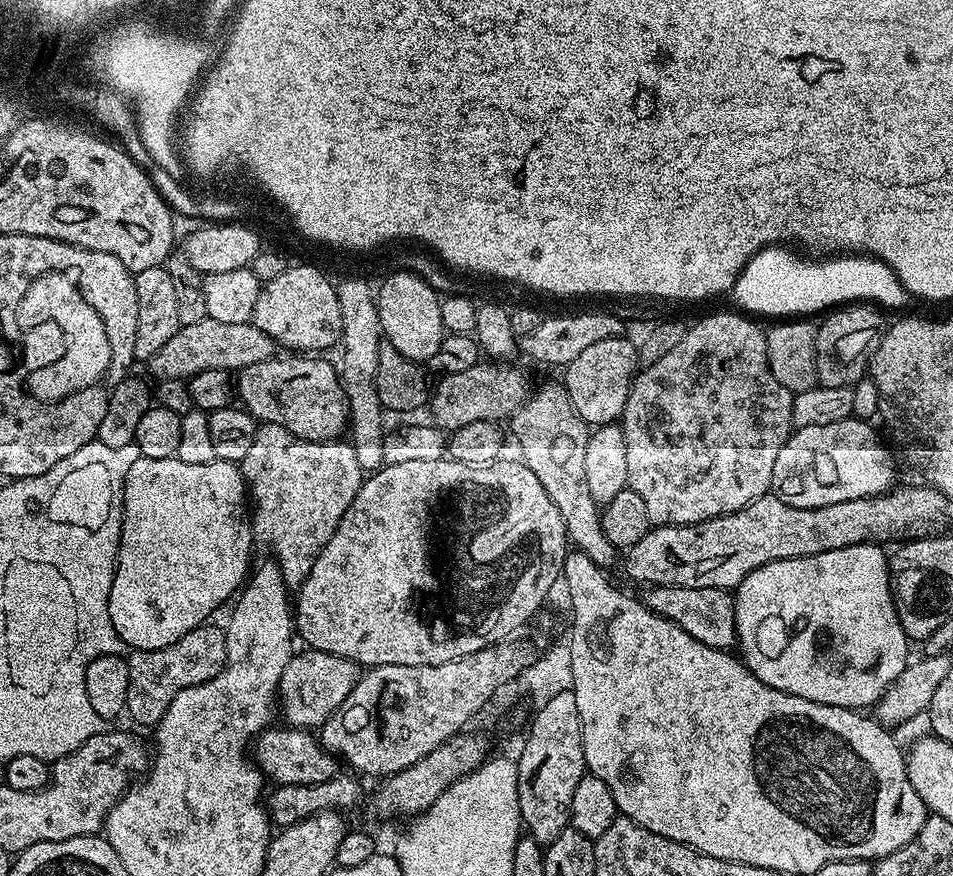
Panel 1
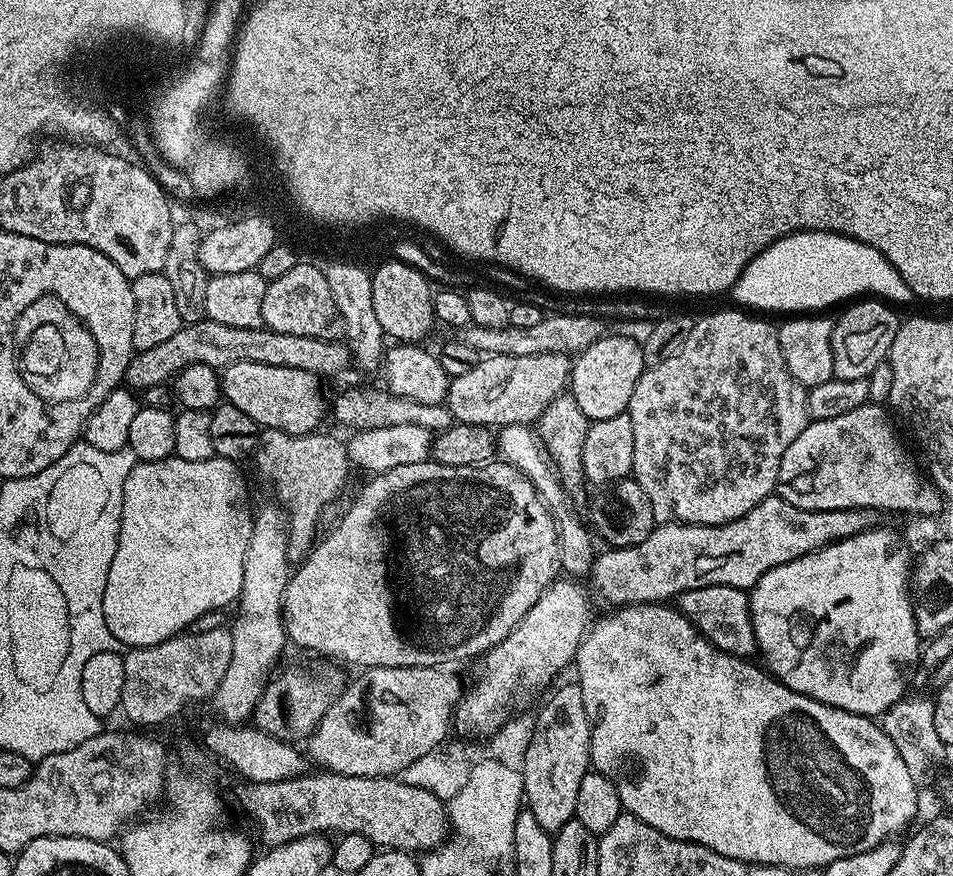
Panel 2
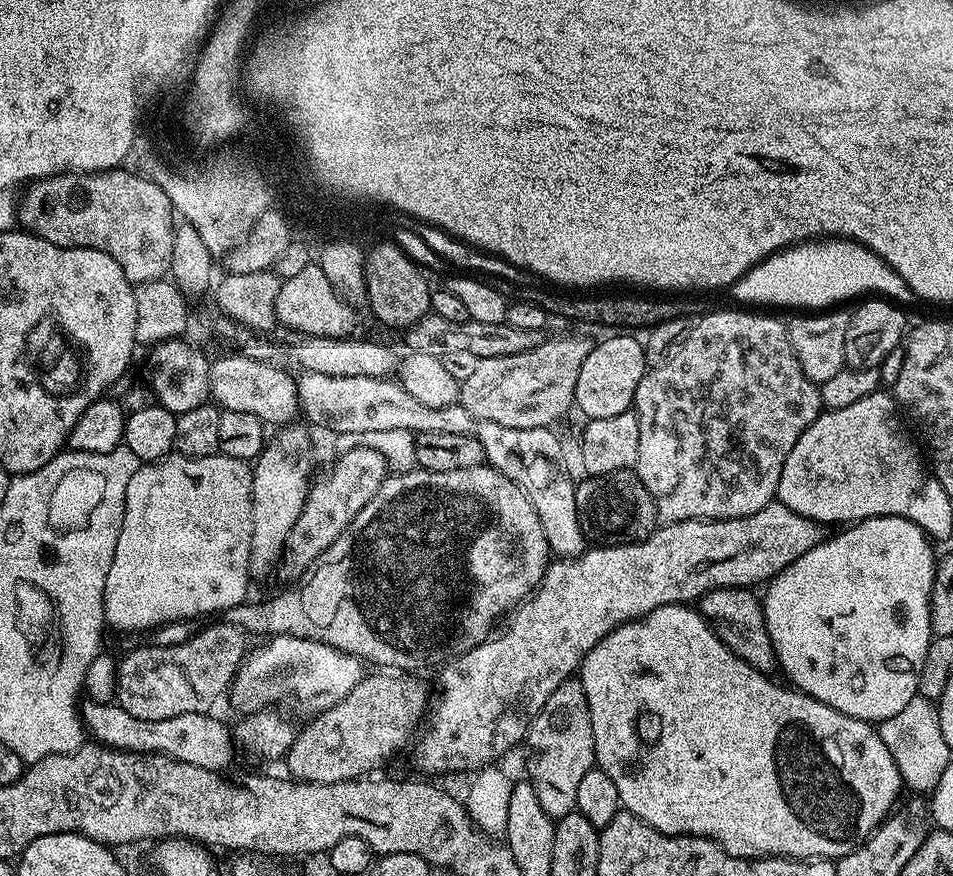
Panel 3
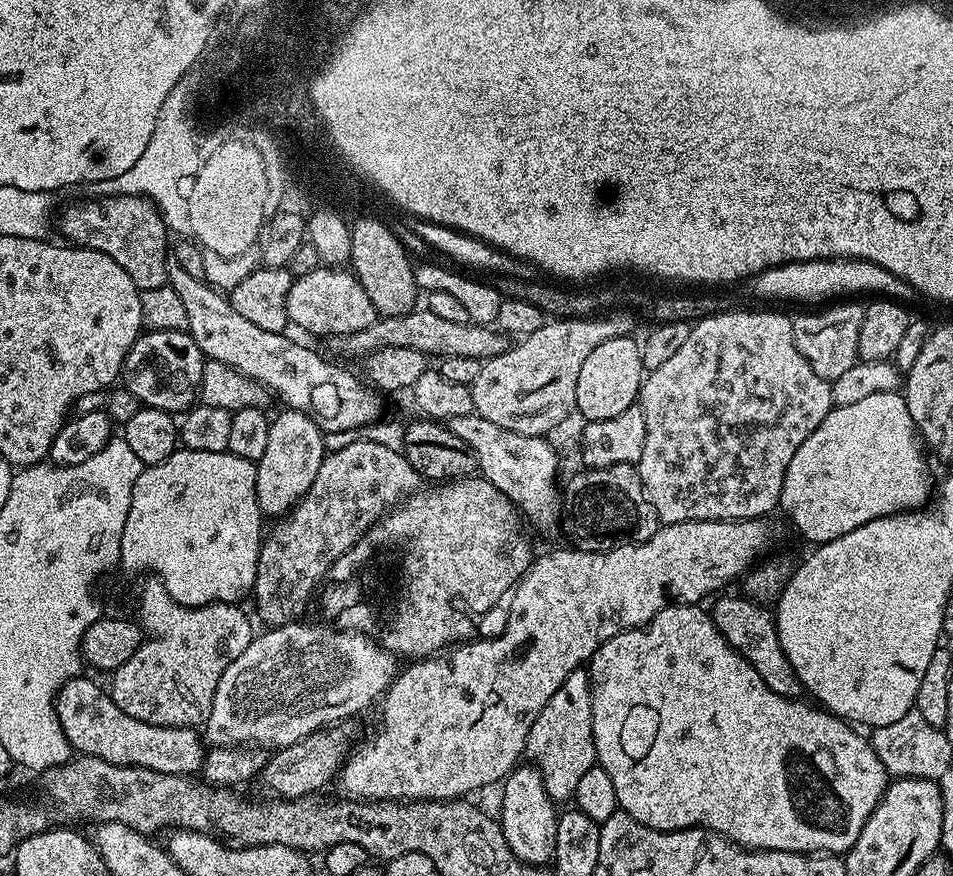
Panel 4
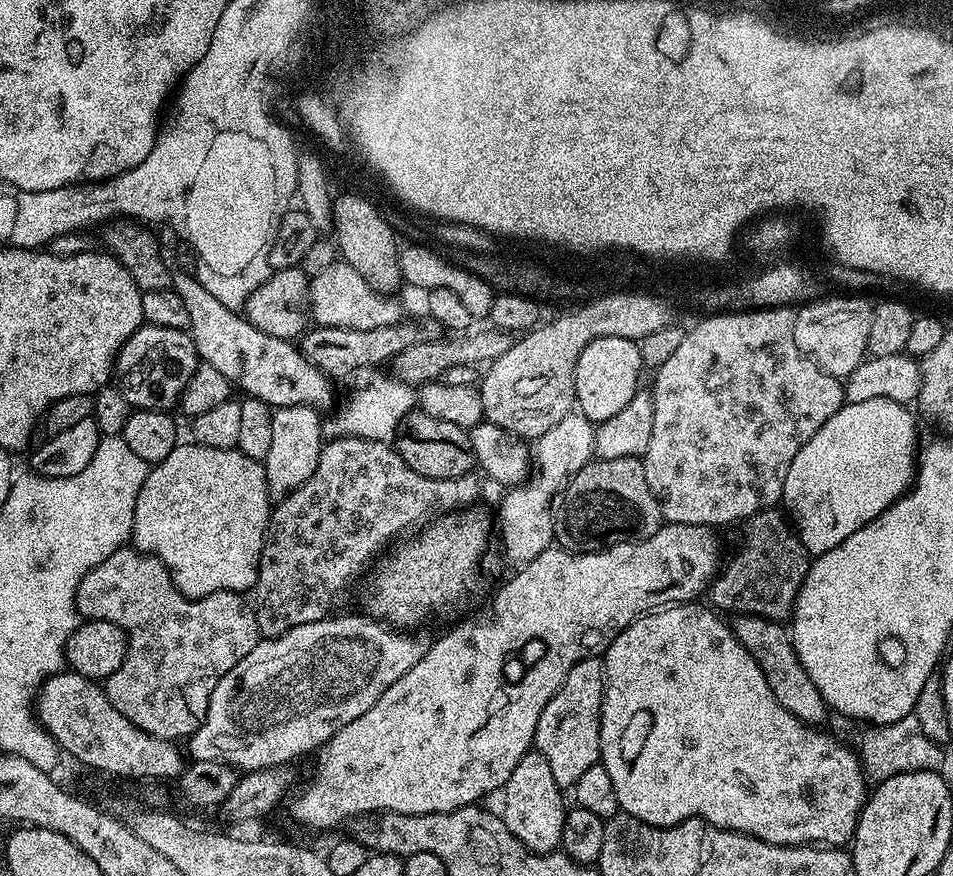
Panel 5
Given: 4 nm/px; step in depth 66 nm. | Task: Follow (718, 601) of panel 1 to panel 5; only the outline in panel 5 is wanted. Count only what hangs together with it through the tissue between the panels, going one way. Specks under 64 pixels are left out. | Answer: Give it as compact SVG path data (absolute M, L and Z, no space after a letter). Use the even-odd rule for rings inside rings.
M737 615L733 620L736 621L731 621L732 632L740 639L740 644L750 650L754 662L758 662L766 674L766 684L770 686L778 706L782 706L782 710L790 710L790 714L804 724L823 725L823 720L830 716L828 703L822 694L818 694L818 686L810 682L810 674L806 674L792 645L789 629L779 620L767 620L761 616Z

